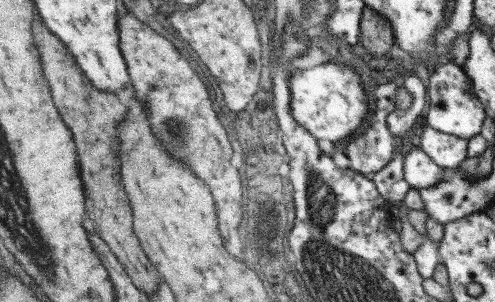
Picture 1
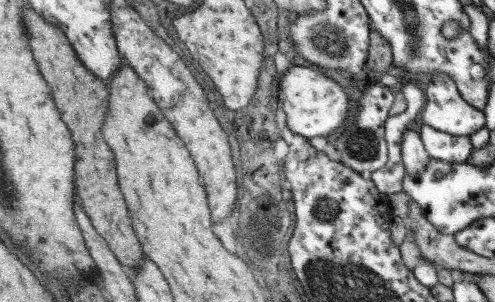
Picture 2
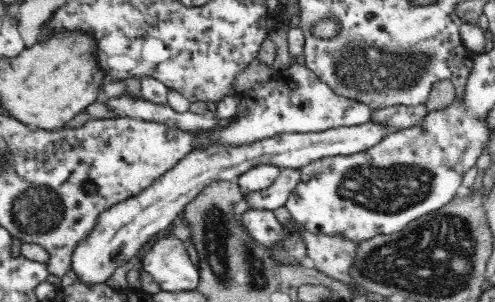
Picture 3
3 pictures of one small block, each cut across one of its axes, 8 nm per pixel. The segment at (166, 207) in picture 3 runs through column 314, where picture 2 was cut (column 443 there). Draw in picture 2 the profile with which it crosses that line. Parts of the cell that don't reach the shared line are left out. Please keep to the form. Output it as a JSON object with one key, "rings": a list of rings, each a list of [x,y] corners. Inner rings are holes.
{"rings":[[[431,126],[419,128],[419,140],[431,160],[449,162],[449,166],[463,166],[473,154],[469,138],[441,134]]]}

